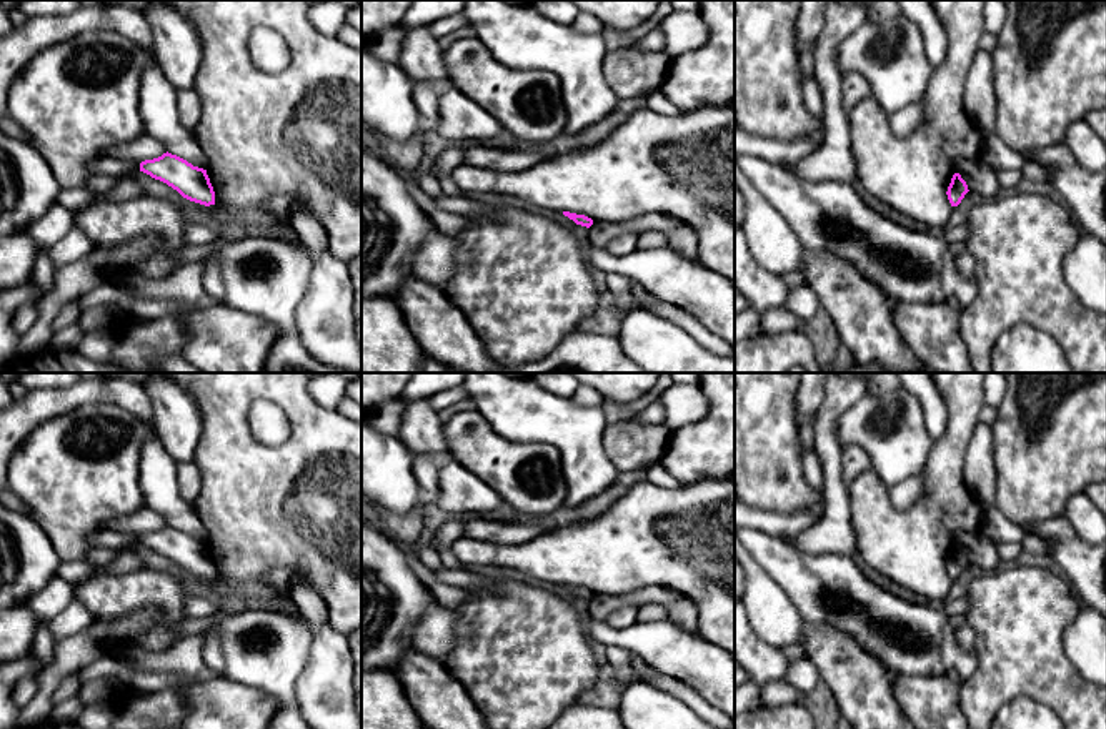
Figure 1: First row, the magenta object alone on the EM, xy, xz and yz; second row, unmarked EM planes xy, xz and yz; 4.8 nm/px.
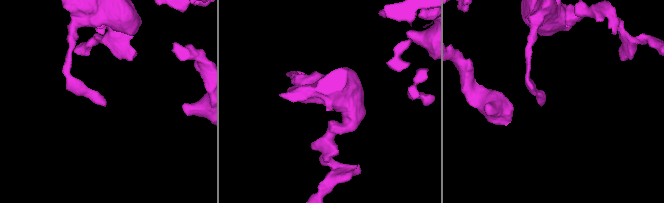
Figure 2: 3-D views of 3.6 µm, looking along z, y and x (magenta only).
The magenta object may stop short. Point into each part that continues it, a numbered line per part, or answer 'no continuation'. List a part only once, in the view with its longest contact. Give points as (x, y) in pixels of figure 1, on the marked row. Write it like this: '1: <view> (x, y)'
no continuation

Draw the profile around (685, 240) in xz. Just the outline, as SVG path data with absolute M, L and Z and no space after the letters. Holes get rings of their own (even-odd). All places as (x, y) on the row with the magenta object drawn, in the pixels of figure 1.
M680 223L676 230L668 233L670 245L683 256L693 261L700 261L698 235L696 231Z

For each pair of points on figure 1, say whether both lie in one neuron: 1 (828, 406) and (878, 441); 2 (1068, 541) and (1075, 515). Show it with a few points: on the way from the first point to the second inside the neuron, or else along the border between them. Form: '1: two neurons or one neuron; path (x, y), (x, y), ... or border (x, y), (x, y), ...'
1: two neurons; border (866, 391), (836, 423), (836, 440), (841, 448)
2: two neurons; border (1063, 513), (1071, 528), (1088, 545)

